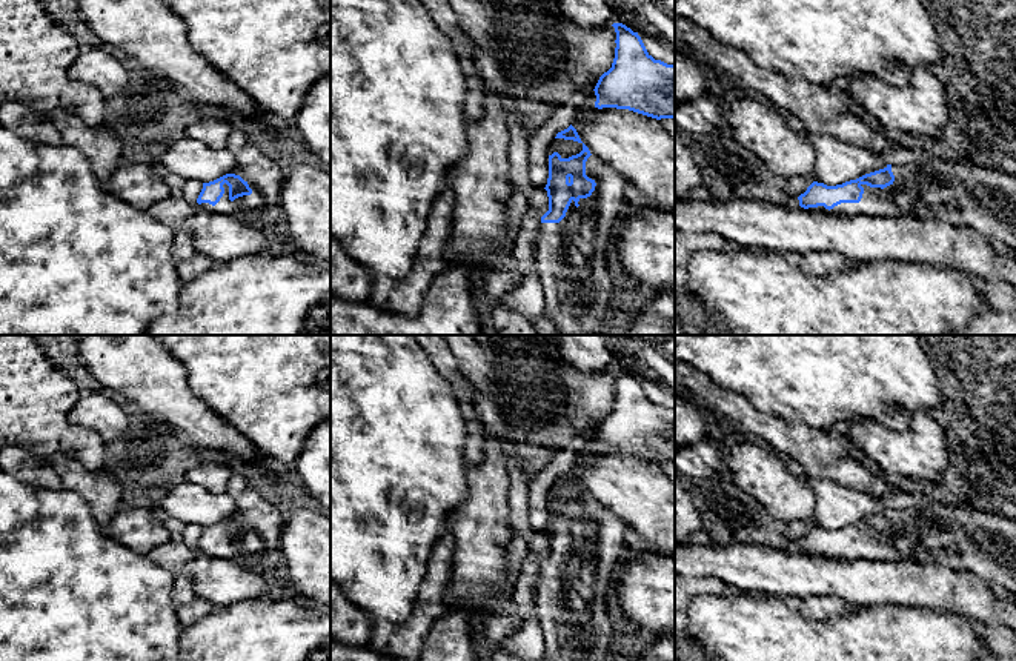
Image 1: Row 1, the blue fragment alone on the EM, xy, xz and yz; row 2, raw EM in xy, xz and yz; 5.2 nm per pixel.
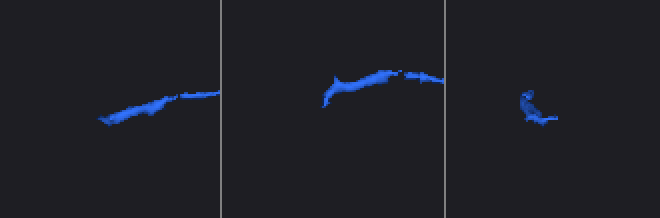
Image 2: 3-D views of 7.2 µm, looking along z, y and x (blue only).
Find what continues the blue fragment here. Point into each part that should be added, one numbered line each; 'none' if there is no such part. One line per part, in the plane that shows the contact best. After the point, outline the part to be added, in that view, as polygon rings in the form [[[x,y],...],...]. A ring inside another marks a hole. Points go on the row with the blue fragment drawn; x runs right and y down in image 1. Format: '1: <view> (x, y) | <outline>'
1: yz (959, 192) | [[[935,158],[928,163],[891,164],[895,181],[881,189],[861,184],[864,194],[859,203],[841,203],[833,209],[824,206],[808,211],[868,215],[868,217],[916,217],[936,220],[958,228],[973,229],[994,244],[1016,252],[1016,177],[962,160]]]

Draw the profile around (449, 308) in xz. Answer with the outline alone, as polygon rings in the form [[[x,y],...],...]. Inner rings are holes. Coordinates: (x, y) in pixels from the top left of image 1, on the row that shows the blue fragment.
[[[449,263],[430,283],[417,317],[395,315],[367,301],[349,301],[330,294],[330,335],[484,335],[475,294],[481,289],[475,269]]]

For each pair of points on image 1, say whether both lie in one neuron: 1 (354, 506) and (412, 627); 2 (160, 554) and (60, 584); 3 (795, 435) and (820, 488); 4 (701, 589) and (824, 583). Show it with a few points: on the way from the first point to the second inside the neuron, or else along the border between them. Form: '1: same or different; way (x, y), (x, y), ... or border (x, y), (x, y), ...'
1: different; border (420, 584), (412, 611), (405, 620), (375, 620)
2: different; border (145, 555), (175, 575)
3: different; border (809, 475), (832, 478), (850, 488)
4: different; border (697, 575), (715, 577), (735, 591)

